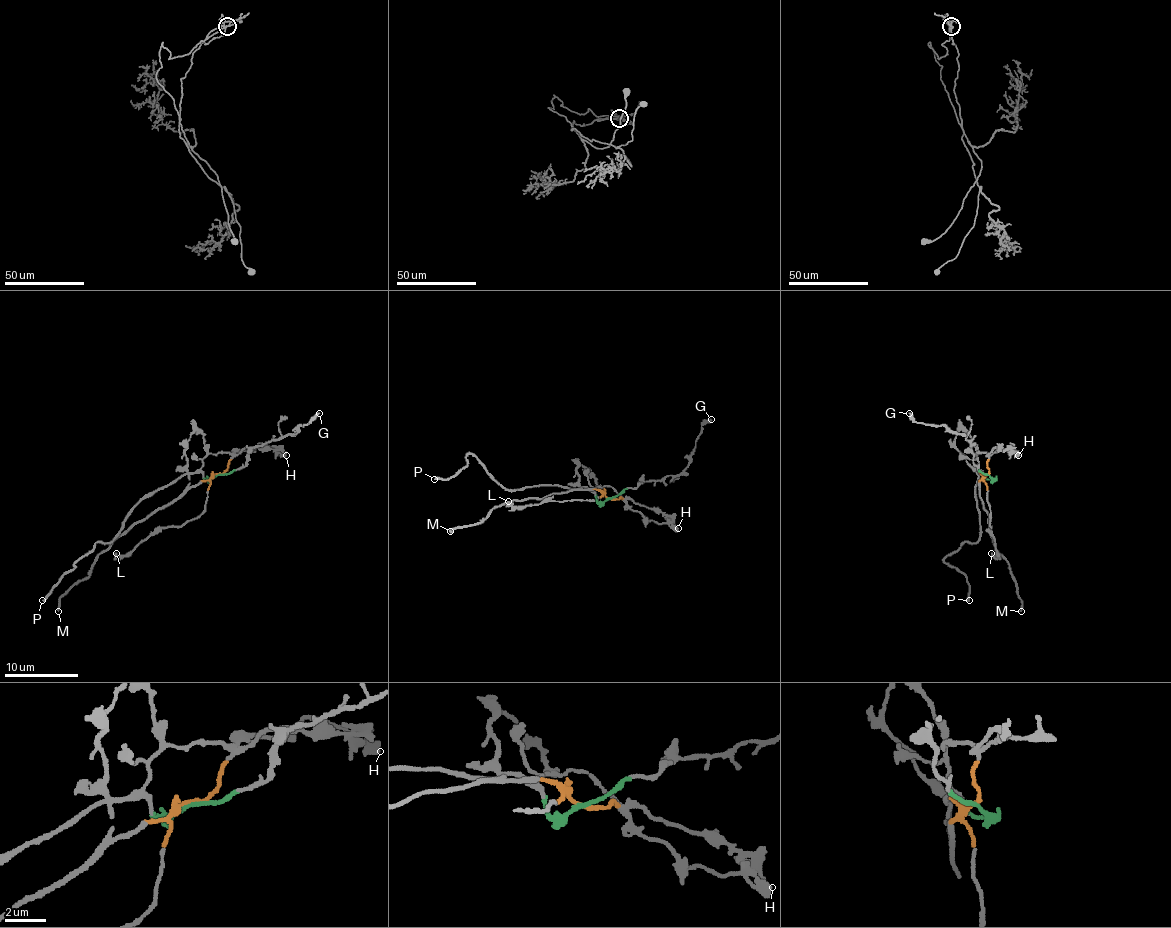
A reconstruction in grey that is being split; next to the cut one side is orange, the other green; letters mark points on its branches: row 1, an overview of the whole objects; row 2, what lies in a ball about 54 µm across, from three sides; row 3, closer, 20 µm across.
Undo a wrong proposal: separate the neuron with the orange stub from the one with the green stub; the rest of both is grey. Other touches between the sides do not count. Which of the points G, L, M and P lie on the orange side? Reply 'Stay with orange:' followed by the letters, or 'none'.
Stay with orange: L, M

